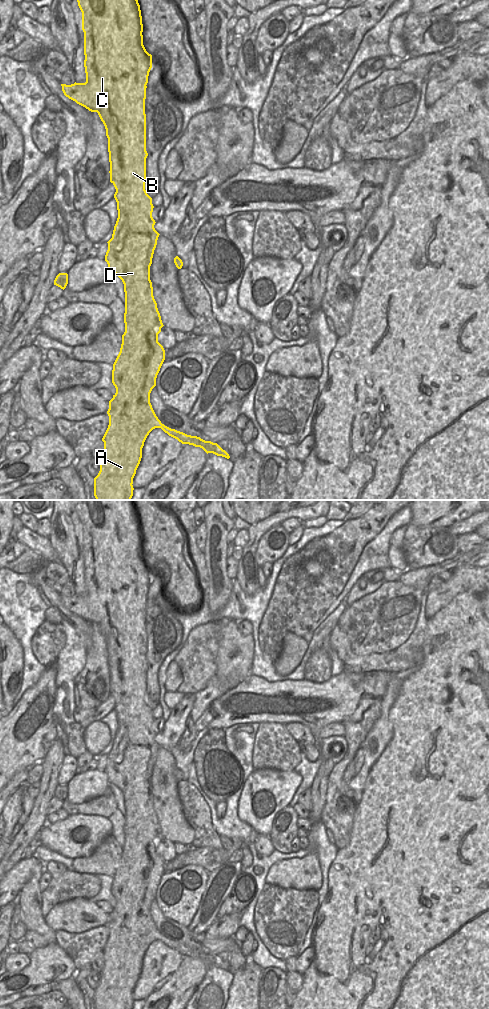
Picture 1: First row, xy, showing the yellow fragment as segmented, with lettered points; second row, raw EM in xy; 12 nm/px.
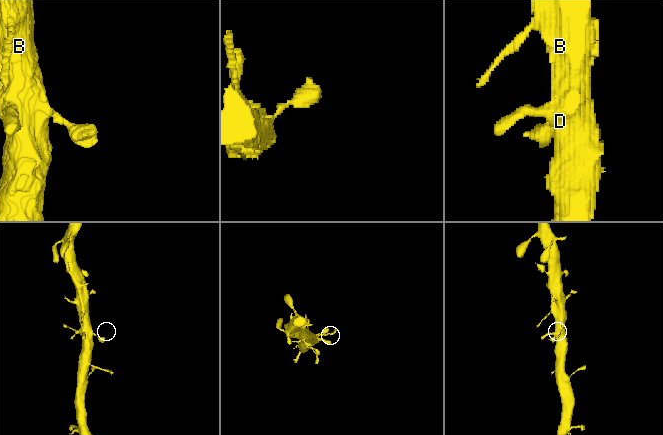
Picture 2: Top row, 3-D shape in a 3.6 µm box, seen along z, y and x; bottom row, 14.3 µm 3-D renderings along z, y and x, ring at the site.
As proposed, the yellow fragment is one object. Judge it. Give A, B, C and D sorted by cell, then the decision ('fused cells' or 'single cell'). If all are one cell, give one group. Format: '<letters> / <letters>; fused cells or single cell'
A B C D; single cell

